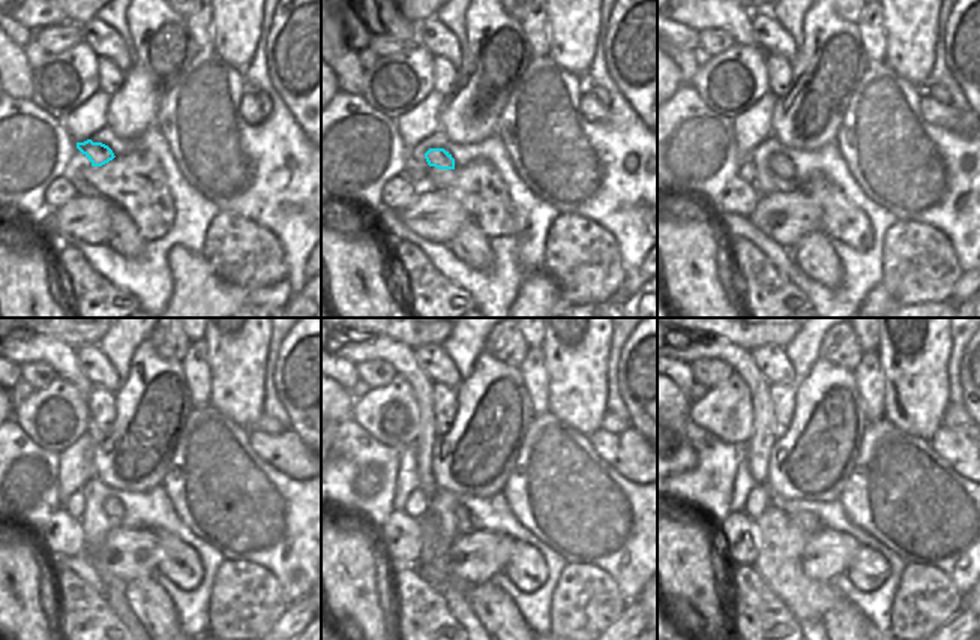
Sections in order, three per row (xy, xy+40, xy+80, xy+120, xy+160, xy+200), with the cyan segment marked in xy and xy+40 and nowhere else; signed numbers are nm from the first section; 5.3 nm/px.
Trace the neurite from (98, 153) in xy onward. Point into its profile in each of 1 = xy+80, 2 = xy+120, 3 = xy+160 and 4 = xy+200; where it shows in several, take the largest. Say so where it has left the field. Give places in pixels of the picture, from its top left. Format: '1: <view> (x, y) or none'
1: xy+80 (782, 165)
2: xy+120 (111, 505)
3: xy+160 (464, 519)
4: xy+200 (809, 522)

